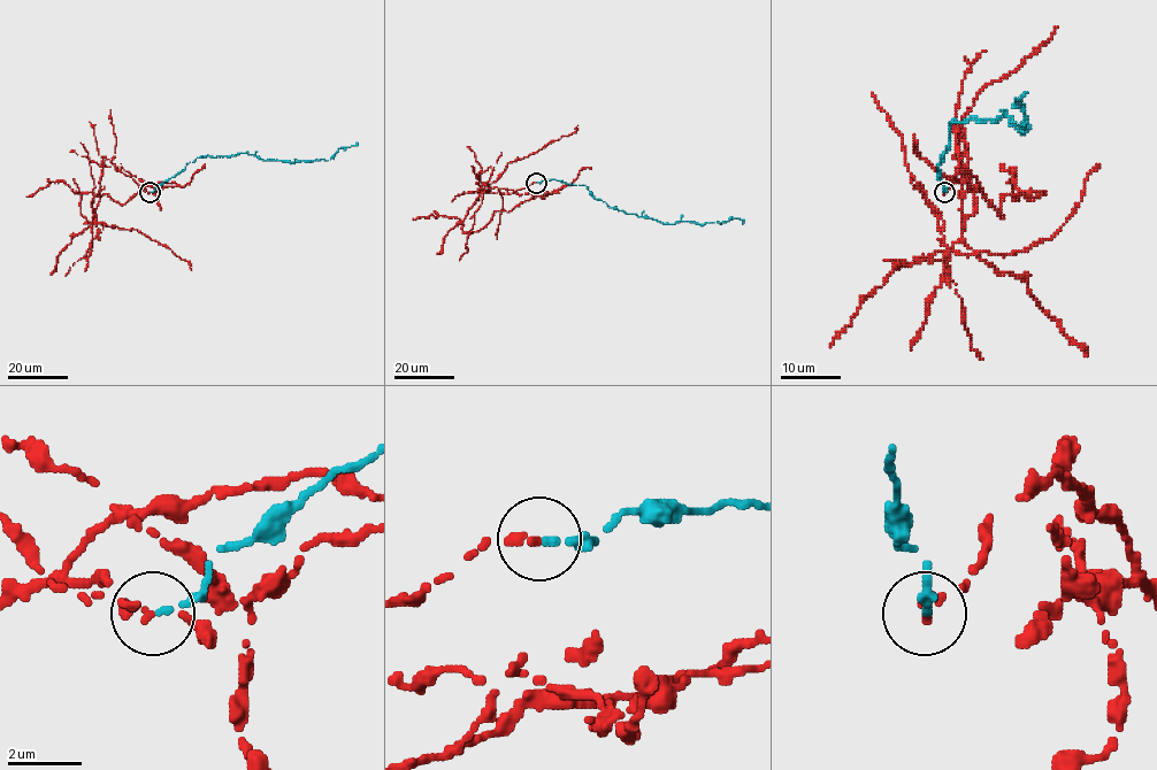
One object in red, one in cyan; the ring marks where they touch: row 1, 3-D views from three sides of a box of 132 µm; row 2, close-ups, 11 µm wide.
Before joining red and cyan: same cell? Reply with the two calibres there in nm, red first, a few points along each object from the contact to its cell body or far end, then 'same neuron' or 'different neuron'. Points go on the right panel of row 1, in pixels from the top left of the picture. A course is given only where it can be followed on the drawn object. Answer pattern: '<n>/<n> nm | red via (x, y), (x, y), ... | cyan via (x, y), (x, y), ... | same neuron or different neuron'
260/200 nm | red via (944, 192), (960, 158), (955, 122), (960, 237), (943, 259), (895, 267), (830, 346) | cyan via (944, 192), (939, 164), (950, 123), (1005, 113), (1028, 129), (1020, 132), (1029, 128), (1014, 101), (1026, 92) | different neuron

